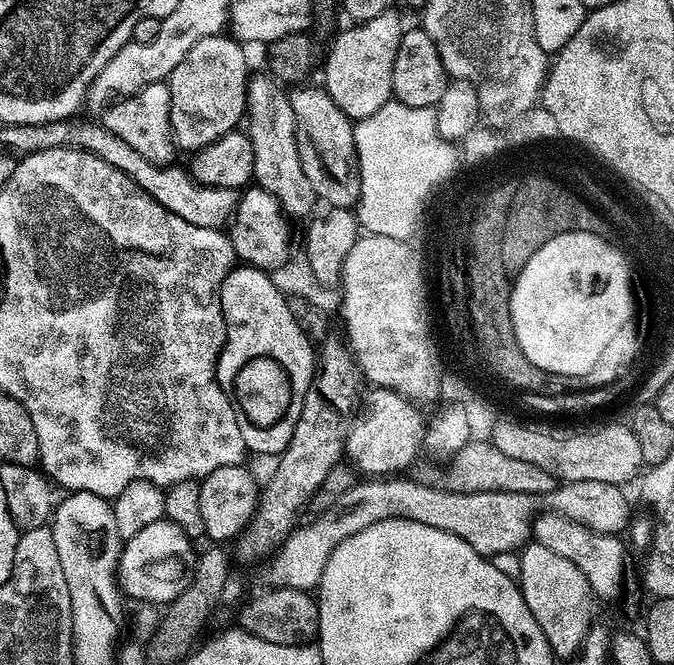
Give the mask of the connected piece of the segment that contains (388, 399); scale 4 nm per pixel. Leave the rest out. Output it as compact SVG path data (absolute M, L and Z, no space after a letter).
M378 387L371 391L368 401L366 396L362 407L352 417L344 450L346 460L358 471L365 472L365 477L388 478L403 473L400 471L410 467L412 459L422 452L426 420L420 417L421 409L413 401L405 400L396 392Z

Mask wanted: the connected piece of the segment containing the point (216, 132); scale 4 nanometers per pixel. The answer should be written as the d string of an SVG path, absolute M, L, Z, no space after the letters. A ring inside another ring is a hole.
M219 34L212 37L202 38L200 42L188 54L186 58L174 67L172 73L166 79L170 90L170 126L172 138L177 149L195 154L200 149L213 144L218 138L222 138L227 132L233 131L236 124L245 119L248 106L248 60L244 57L245 45L239 39L228 34Z

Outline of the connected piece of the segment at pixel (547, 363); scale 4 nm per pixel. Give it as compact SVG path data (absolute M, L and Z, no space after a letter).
M594 233L558 234L536 251L534 258L515 275L512 296L508 300L514 334L522 354L526 354L534 366L559 376L563 372L584 372L584 368L592 368L592 360L600 356L600 348L612 340L612 332L624 324L633 298L634 282L627 258L609 240Z

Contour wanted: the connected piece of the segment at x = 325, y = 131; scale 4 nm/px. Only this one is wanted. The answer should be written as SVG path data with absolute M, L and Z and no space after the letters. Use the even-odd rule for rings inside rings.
M296 86L287 93L290 110L294 110L294 126L296 127L296 145L298 146L298 162L302 162L302 174L306 174L306 179L309 180L310 186L314 186L317 197L325 205L334 208L352 208L356 201L360 199L360 168L356 165L356 147L354 146L354 127L353 121L348 119L348 116L342 114L342 110L338 110L338 106L334 106L334 100L330 98L330 94L324 91L323 87L304 88L308 86Z

